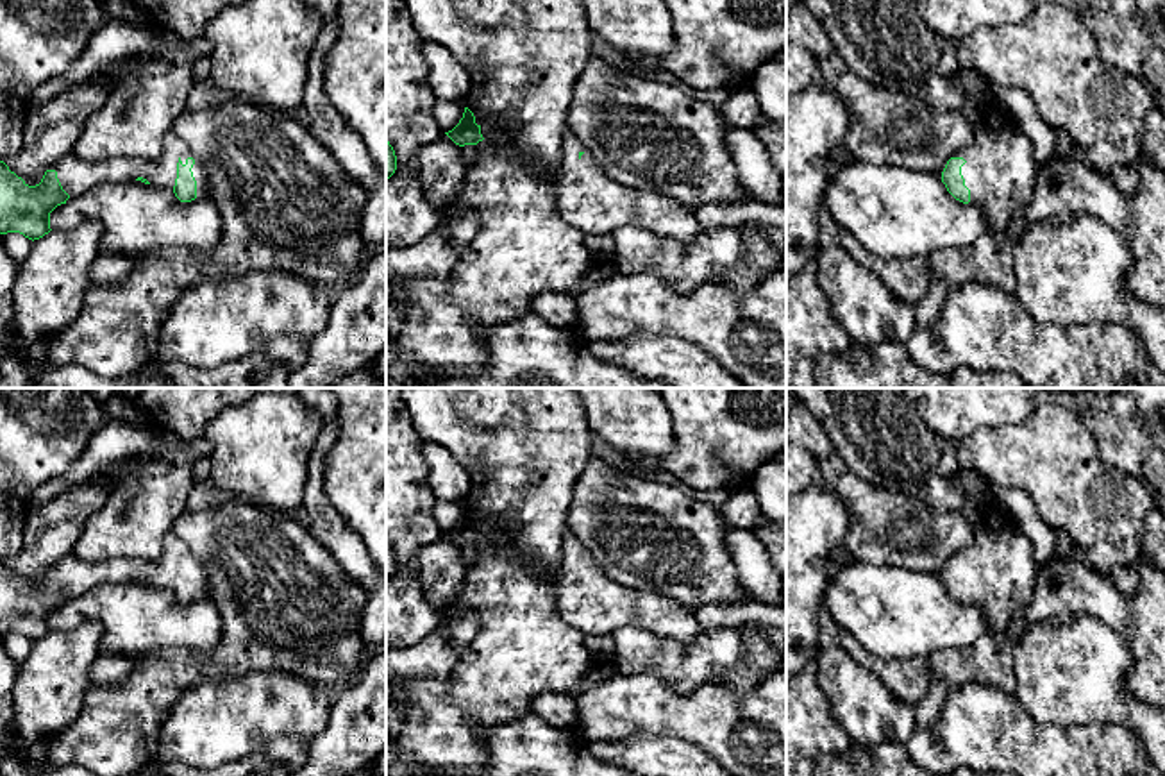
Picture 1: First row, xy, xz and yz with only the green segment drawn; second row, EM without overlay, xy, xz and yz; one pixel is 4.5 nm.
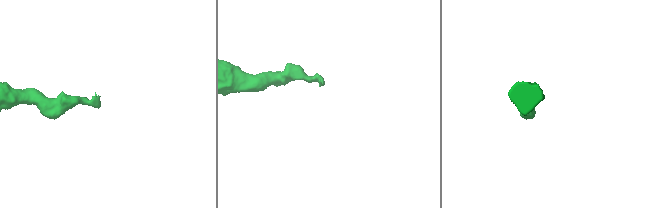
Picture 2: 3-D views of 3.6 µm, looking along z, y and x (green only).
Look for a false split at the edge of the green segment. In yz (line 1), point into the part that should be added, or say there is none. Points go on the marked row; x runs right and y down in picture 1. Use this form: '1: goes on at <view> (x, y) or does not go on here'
1: goes on at yz (999, 172)

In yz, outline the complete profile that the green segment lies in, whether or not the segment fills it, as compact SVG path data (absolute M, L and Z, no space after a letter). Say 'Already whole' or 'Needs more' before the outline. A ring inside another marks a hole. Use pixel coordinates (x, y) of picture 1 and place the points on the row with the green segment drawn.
Needs more. M997 107L970 116L972 141L942 172L947 191L963 204L979 204L986 227L1017 236L1017 220L1035 188L1033 143Z

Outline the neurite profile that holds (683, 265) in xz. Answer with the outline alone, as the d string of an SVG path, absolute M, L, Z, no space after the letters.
M624 225L613 238L611 261L618 274L652 270L679 293L709 283L717 274L734 268L745 256L745 240L736 227L708 229L691 241L681 241Z

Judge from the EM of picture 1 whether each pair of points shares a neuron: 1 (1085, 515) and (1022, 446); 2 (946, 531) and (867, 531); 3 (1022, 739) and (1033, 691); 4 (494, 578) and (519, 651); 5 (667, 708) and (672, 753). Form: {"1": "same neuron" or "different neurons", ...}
{"1": "same neuron", "2": "same neuron", "3": "different neurons", "4": "same neuron", "5": "different neurons"}

